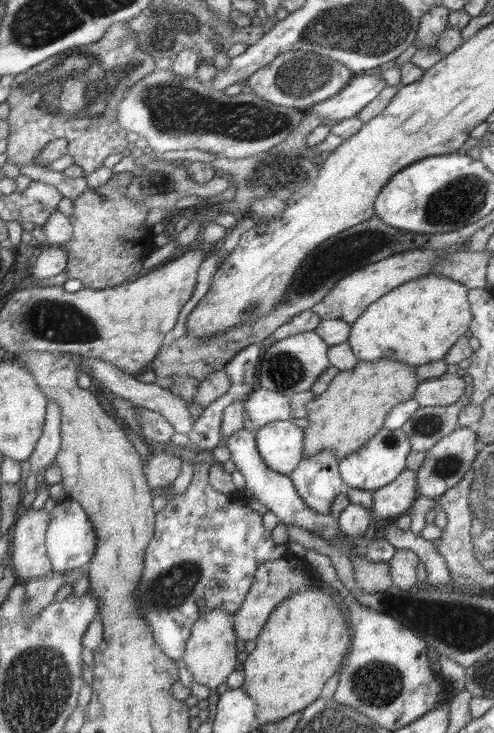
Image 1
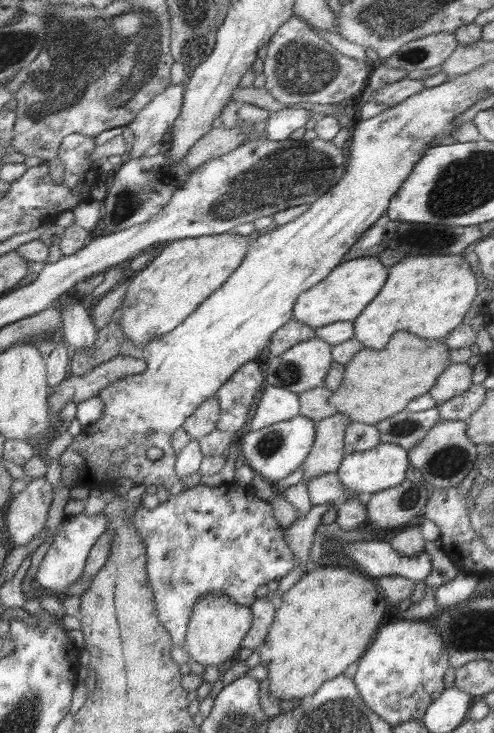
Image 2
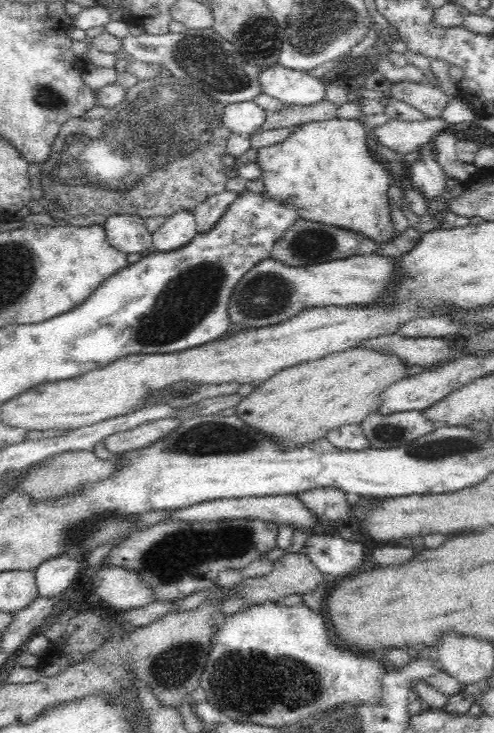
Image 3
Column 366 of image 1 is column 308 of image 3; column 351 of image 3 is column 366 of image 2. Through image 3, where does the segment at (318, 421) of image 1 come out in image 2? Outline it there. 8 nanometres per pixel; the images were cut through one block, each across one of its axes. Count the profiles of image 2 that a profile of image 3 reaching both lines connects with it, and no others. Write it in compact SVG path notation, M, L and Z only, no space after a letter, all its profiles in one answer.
M405 330L395 331L381 350L363 348L351 357L344 365L339 387L327 402L336 412L343 412L349 423L374 425L405 409L413 398L429 392L449 363L449 348L444 340L427 340Z

